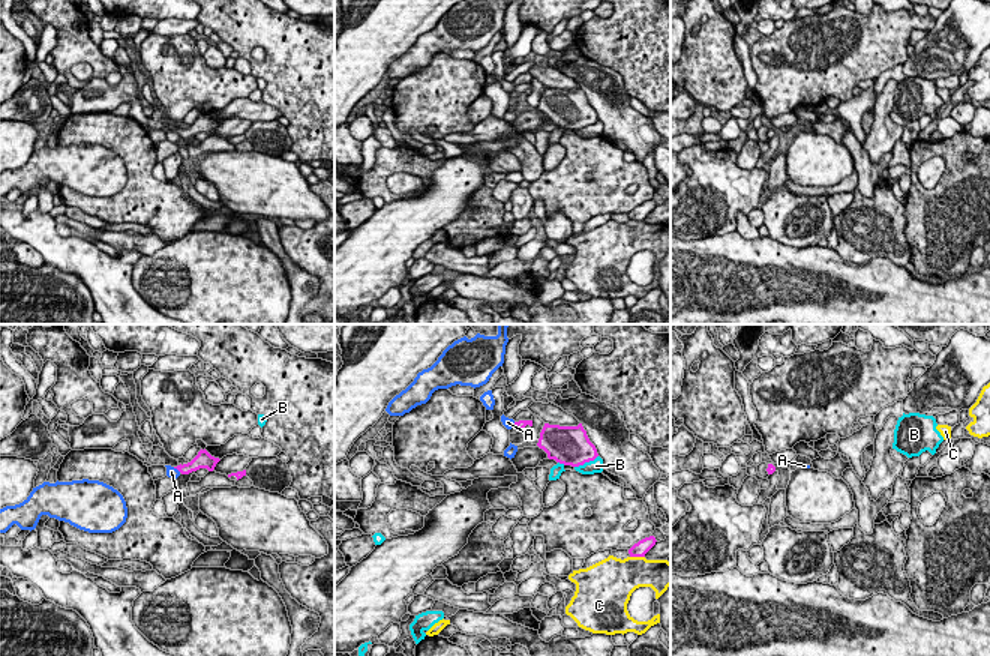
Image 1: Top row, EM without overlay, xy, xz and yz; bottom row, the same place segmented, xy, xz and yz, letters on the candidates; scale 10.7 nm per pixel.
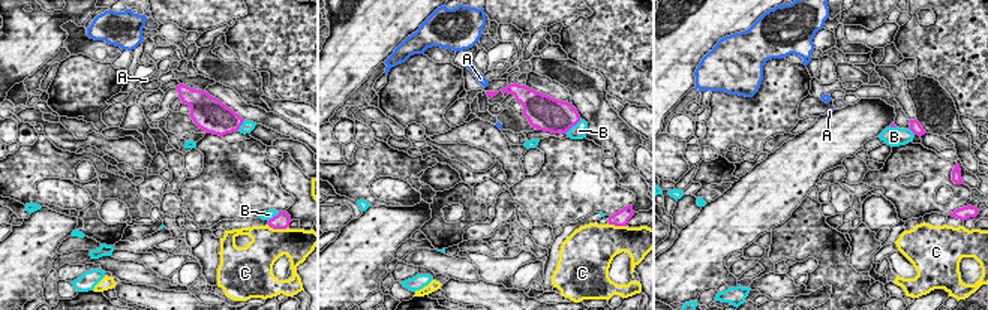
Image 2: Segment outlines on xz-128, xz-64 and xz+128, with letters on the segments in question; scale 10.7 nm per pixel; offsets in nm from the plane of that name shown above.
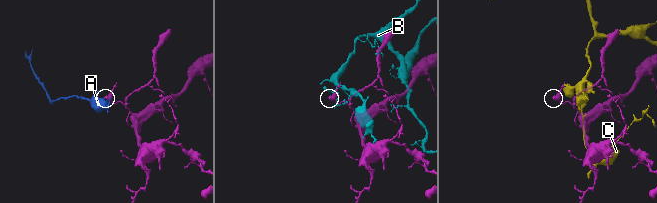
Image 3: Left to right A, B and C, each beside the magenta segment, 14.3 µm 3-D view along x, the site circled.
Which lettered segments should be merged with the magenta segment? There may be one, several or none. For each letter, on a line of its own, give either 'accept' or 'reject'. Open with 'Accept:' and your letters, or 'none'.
Accept: none
A: reject
B: reject
C: reject

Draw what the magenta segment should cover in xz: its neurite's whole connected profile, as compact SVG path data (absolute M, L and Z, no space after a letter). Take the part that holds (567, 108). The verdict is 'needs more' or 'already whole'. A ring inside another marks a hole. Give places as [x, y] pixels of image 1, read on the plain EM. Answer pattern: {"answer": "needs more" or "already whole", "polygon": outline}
{"answer": "already whole", "polygon": "M544 87L537 110L548 117L549 123L572 131L584 129L598 120L582 87L578 90Z"}

